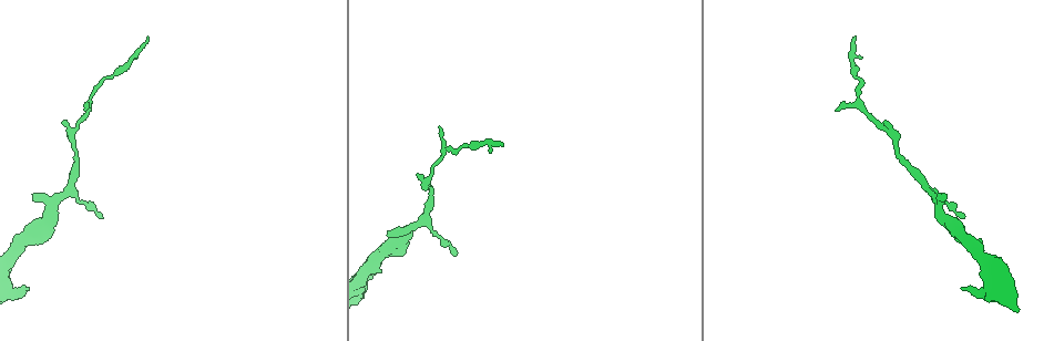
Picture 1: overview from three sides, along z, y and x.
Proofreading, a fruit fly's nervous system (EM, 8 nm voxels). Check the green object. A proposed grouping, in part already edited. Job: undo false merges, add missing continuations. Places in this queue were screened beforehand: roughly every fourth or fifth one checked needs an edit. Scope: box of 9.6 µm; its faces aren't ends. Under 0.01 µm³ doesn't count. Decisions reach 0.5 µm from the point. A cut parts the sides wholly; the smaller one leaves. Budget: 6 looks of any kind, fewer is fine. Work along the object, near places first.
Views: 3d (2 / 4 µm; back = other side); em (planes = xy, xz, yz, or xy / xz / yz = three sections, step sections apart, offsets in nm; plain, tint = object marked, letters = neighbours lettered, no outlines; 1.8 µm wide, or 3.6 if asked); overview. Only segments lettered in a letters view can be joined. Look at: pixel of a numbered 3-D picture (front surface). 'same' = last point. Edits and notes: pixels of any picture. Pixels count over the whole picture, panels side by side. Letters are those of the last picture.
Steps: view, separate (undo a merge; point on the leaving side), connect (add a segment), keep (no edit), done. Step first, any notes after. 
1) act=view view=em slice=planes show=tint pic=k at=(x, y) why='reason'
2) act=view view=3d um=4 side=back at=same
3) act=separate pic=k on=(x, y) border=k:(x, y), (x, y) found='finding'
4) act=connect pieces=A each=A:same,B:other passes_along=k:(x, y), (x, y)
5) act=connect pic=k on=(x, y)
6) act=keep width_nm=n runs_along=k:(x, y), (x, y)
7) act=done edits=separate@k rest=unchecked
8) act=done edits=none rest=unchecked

act=view view=em slice=yz step=4 show=letters pic=1 at=(438, 237) why='sharp bend'

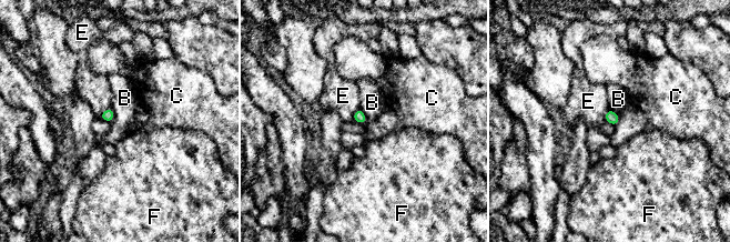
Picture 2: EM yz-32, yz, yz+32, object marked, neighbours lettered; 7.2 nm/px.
act=keep width_nm=90 each=B:other,C:other,E:other,F:other border=2:(361, 107), (366, 118), (364, 124) found='all the same cell'

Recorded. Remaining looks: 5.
act=view view=3d um=4 pic=1 at=(962, 288) why='branch stops here'

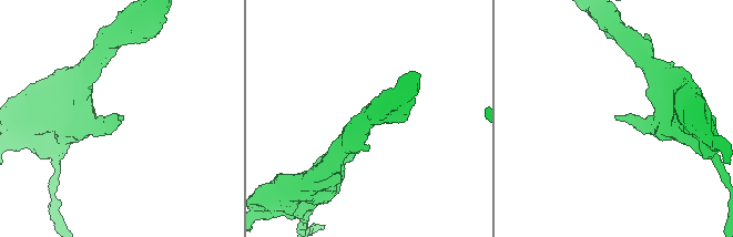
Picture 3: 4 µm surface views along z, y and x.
act=view view=em slice=yz step=8 show=letters pic=3 at=(614, 117) why='need the tissue'

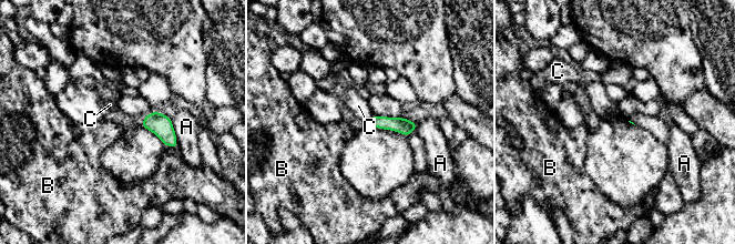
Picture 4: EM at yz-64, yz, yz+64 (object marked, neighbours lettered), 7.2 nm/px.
act=keep longest_contact=A:240nm each=A:other,B:other,C:other found='no lettered segment goes on from it'

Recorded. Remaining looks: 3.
act=view view=em slice=planes show=letters pic=1 at=(852, 38) why='branch stops here'

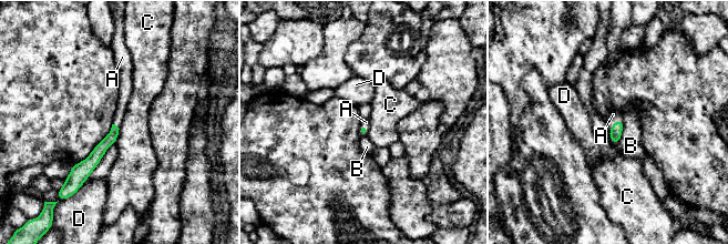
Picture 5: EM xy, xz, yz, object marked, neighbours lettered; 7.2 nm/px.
act=connect pieces=A width_nm=70 each=A:same,B:other,C:other,D:other found='it goes on there'

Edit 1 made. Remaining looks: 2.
act=done edits=connect@5 rest=unchecked

